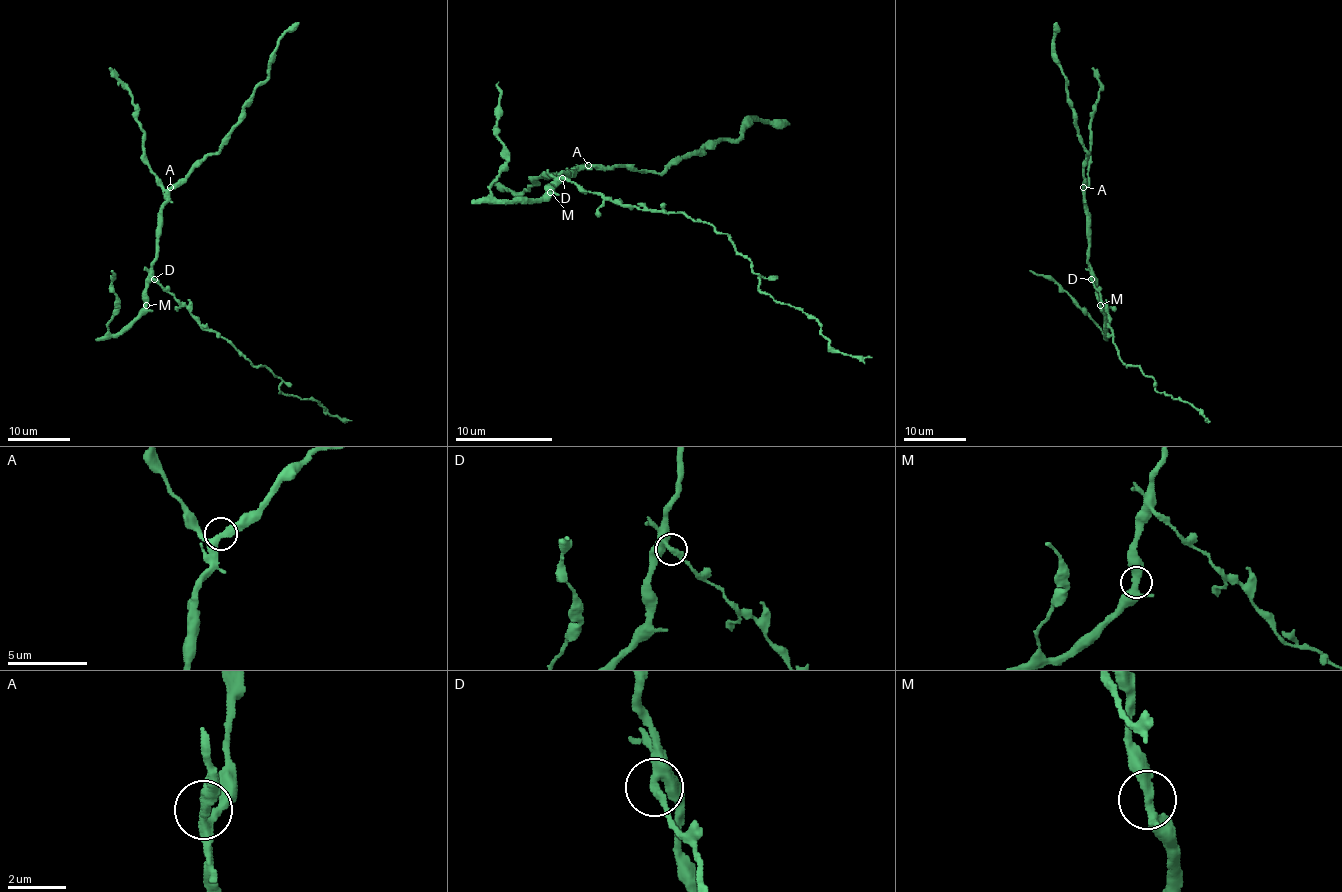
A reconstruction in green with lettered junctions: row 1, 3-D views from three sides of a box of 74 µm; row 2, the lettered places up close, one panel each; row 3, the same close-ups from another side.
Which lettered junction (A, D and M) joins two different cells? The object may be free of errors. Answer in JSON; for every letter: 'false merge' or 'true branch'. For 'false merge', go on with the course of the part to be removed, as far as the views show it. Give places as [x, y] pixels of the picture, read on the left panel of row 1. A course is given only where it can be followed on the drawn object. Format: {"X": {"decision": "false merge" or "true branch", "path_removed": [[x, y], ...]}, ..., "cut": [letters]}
{"A": {"decision": "true branch"}, "D": {"decision": "false merge", "path_removed": [[153, 279], [201, 325], [265, 366], [282, 381], [282, 393], [316, 400], [332, 415], [352, 420]]}, "M": {"decision": "true branch"}, "cut": ["D"]}

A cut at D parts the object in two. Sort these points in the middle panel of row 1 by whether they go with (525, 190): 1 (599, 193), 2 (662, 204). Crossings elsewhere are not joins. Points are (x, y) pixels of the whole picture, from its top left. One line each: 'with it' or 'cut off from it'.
1: cut off from it
2: cut off from it

